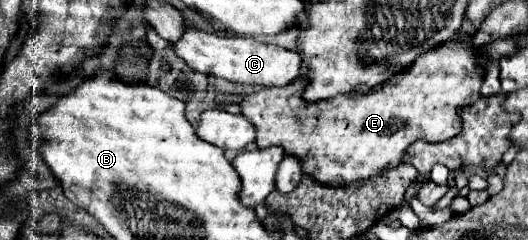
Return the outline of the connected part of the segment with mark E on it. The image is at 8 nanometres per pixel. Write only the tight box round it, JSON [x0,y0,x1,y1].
[240,33,490,187]

